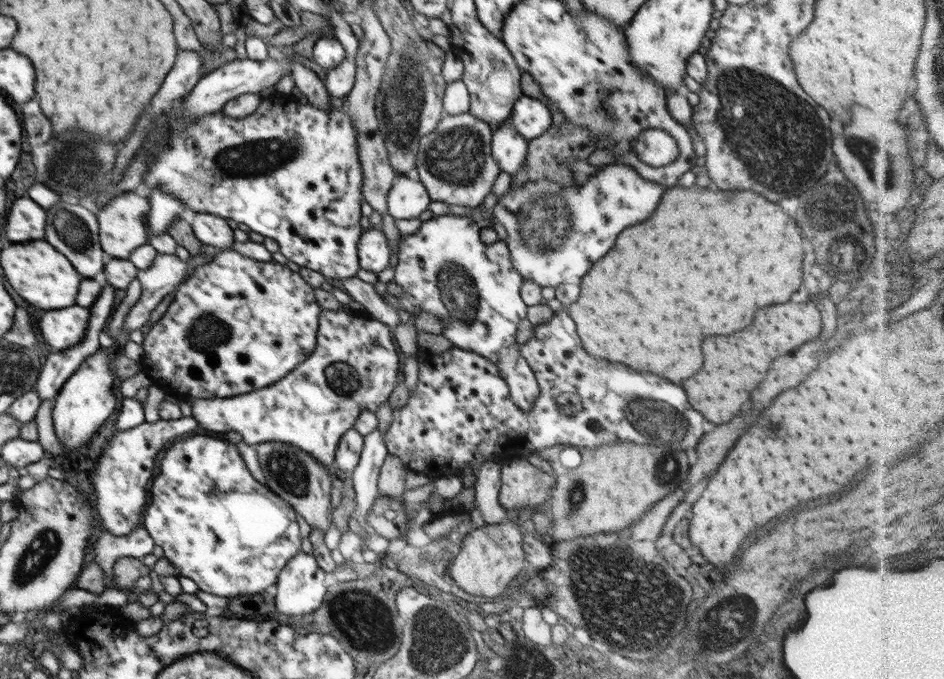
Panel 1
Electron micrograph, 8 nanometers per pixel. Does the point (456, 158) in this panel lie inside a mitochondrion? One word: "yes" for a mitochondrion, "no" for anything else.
yes

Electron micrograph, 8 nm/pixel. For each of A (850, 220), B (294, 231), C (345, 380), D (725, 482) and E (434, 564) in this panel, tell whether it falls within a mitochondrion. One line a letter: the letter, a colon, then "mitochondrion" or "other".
A: mitochondrion
B: other
C: mitochondrion
D: other
E: other

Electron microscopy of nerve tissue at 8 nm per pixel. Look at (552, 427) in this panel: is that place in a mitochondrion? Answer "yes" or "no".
no

